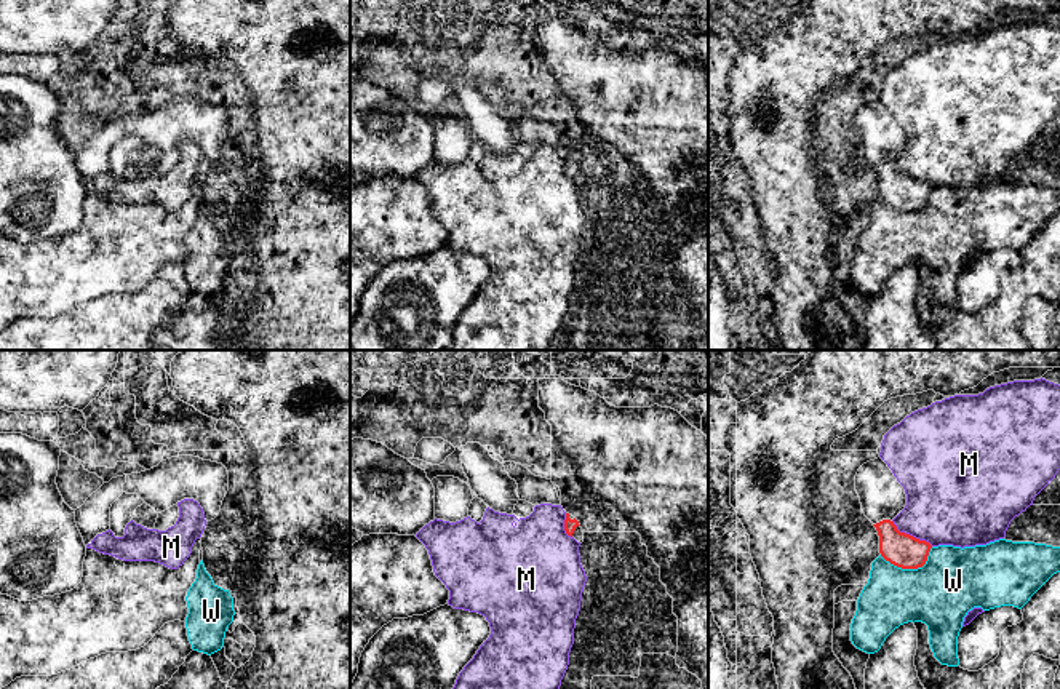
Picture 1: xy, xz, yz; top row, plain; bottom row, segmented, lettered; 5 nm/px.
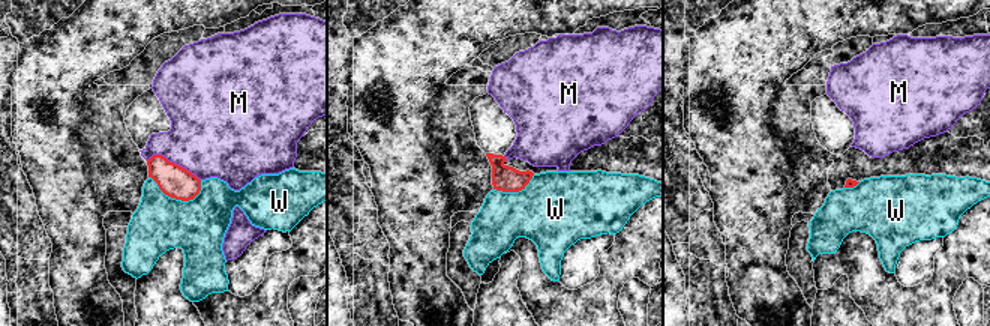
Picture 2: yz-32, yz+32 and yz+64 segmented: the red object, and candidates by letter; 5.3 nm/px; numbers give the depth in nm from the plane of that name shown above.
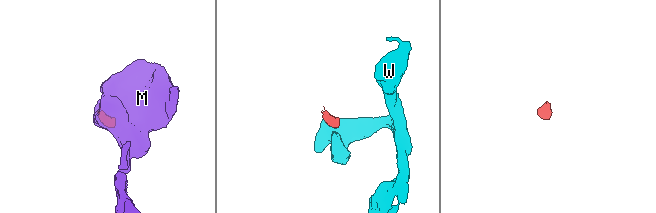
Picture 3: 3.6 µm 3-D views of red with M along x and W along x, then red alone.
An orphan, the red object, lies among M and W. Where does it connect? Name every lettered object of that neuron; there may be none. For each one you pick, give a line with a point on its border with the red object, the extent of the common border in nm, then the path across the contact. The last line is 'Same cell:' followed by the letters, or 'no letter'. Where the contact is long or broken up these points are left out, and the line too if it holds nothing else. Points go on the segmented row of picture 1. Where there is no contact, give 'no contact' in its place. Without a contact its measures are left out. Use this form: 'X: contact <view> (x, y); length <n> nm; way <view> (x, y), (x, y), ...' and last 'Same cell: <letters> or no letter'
Same cell: no letter

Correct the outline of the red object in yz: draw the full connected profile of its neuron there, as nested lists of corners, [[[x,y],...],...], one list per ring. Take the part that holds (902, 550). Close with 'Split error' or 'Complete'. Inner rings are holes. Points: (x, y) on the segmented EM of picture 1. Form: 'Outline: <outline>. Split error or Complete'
Outline: [[[881,457],[859,468],[855,475],[855,491],[865,516],[878,531],[881,556],[902,569],[923,568],[932,545],[900,532],[894,524],[892,520],[907,505],[907,494]]]. Split error

